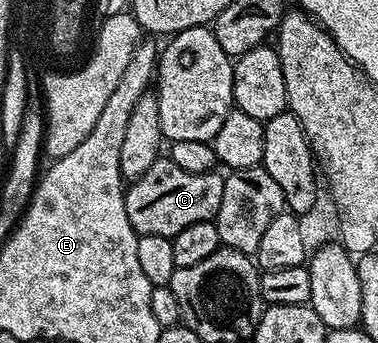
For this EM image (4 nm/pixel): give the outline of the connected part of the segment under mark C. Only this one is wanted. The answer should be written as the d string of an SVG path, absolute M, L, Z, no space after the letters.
M168 159L151 163L145 174L125 190L127 219L131 219L131 227L139 235L159 235L171 239L179 235L183 227L191 227L191 223L213 221L219 211L219 203L223 203L225 177L219 174L214 171L191 175L191 171L175 167L175 163Z

